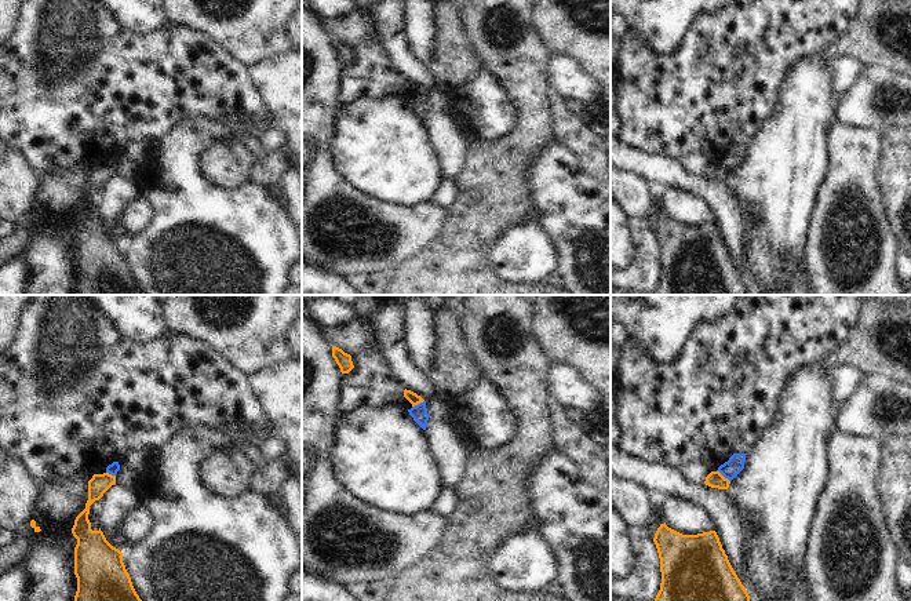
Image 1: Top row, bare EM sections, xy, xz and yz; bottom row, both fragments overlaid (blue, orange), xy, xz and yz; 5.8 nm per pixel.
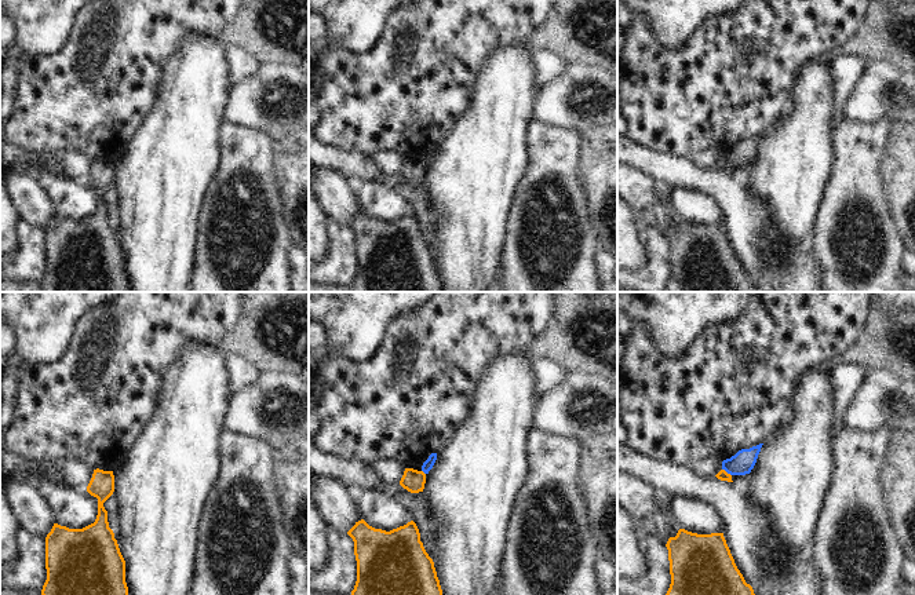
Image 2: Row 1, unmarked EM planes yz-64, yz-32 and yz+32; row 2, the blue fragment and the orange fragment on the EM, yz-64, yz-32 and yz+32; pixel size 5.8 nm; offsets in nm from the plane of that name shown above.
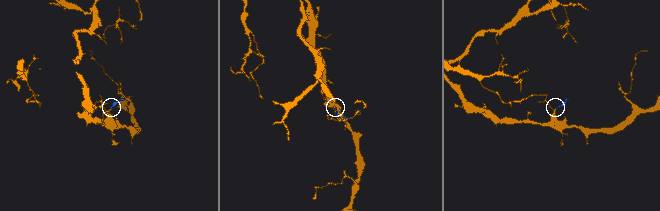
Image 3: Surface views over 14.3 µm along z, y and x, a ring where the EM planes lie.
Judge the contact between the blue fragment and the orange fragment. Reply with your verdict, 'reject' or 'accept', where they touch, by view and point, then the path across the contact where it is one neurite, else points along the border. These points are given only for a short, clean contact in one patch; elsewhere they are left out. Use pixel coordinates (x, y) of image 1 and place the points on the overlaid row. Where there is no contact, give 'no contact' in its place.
reject; meets blue in yz at (724, 476); border along yz (717, 470), (729, 481)

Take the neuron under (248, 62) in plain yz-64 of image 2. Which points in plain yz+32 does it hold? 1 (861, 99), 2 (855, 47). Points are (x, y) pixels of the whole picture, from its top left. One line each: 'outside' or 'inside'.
1: outside
2: outside

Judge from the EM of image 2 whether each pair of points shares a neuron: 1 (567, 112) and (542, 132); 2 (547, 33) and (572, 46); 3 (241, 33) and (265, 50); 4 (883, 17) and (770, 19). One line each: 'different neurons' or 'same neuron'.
1: different neurons
2: same neuron
3: same neuron
4: different neurons

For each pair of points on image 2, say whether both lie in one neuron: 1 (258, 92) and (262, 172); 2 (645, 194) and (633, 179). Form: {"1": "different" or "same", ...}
{"1": "different", "2": "same"}

